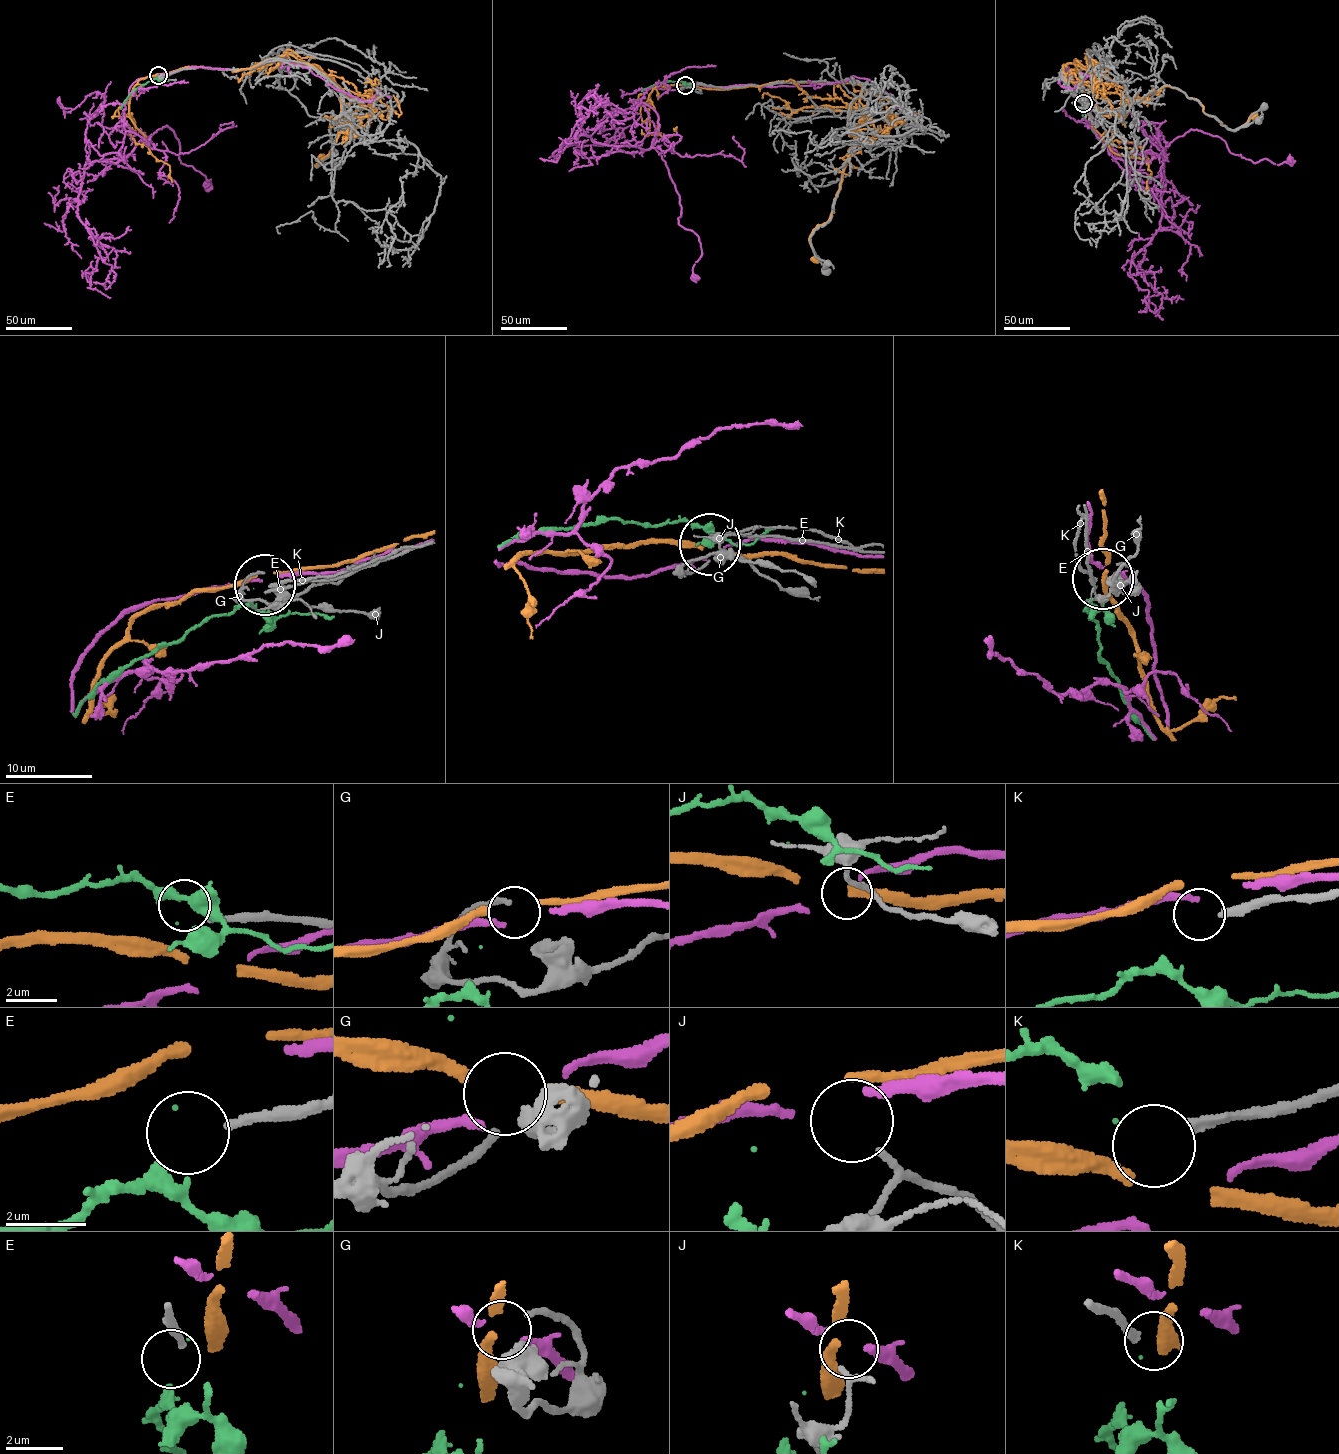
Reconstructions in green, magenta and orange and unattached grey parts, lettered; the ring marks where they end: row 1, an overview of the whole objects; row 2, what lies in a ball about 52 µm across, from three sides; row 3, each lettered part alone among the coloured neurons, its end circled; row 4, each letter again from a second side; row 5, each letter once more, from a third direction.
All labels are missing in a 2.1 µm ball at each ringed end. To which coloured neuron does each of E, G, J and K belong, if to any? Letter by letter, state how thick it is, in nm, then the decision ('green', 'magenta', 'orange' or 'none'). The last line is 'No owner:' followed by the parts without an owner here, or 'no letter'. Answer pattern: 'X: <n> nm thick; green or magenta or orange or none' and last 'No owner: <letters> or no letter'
E: 240 nm thick; none
G: 200 nm thick; orange
J: 140 nm thick; magenta
K: 240 nm thick; green
No owner: E

